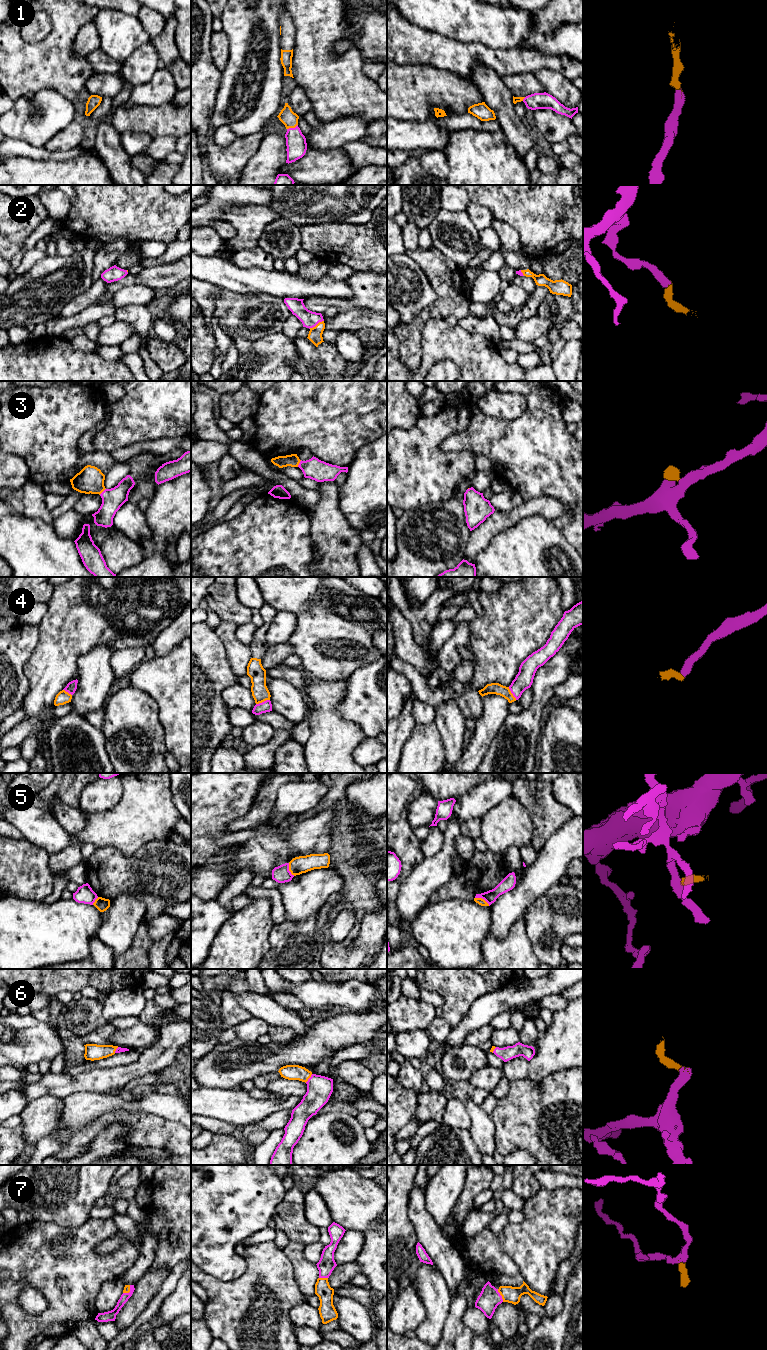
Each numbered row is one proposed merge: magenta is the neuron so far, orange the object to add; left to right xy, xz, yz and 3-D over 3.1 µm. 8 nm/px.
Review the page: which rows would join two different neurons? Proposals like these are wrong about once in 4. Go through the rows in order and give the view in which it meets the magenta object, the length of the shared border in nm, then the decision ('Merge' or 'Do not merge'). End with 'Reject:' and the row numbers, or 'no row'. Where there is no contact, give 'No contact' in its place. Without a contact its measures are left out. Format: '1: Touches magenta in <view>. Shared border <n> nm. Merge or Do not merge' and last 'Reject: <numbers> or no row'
1: Touches magenta in xz. Shared border 100 nm. Merge
2: Touches magenta in xz. Shared border 140 nm. Merge
3: Touches magenta in xz. Shared border 70 nm. Merge
4: Touches magenta in xz. Shared border 120 nm. Merge
5: Touches magenta in yz. Shared border 140 nm. Do not merge
6: Touches magenta in xz. Shared border 90 nm. Merge
7: Touches magenta in yz. Shared border 120 nm. Merge
Reject: 5

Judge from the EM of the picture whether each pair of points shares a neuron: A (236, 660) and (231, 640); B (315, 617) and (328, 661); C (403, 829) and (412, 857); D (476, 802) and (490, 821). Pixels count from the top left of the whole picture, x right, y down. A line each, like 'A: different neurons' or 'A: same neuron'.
A: same neuron
B: same neuron
C: same neuron
D: different neurons

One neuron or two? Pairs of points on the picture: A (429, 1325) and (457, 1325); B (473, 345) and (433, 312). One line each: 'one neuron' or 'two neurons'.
A: two neurons
B: two neurons

